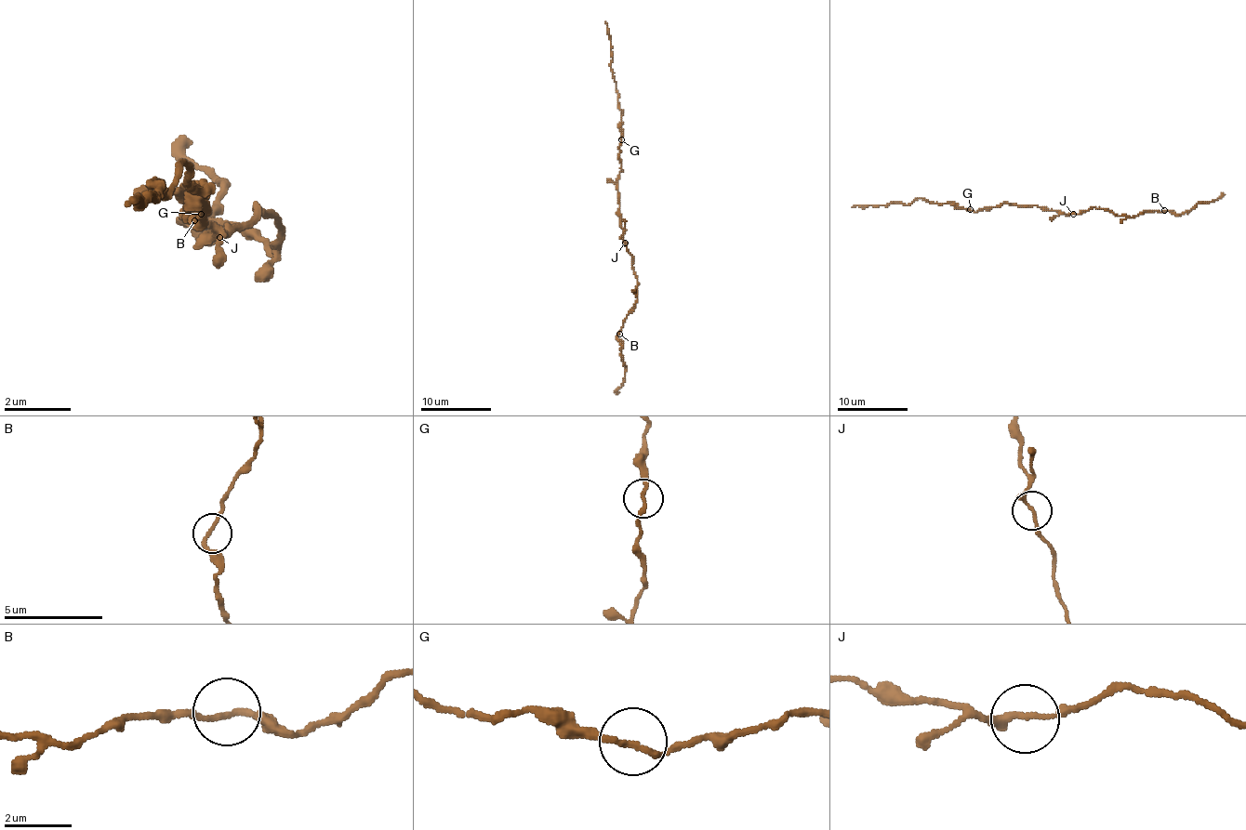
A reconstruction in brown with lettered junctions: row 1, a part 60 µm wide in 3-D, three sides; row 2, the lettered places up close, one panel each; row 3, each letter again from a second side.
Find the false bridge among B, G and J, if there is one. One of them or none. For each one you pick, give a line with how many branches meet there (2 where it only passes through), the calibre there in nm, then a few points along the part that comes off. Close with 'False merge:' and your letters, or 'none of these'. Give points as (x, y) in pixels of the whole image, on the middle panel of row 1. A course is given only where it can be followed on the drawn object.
False merge: none of these

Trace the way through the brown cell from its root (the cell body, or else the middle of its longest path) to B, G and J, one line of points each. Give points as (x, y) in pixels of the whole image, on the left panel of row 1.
B: (203, 220), (228, 237), (253, 204), (278, 220), (278, 245), (194, 220)
G: (203, 220), (186, 187), (203, 195), (194, 212), (194, 229), (203, 212)
J: (203, 220), (211, 229), (211, 237), (219, 237)

